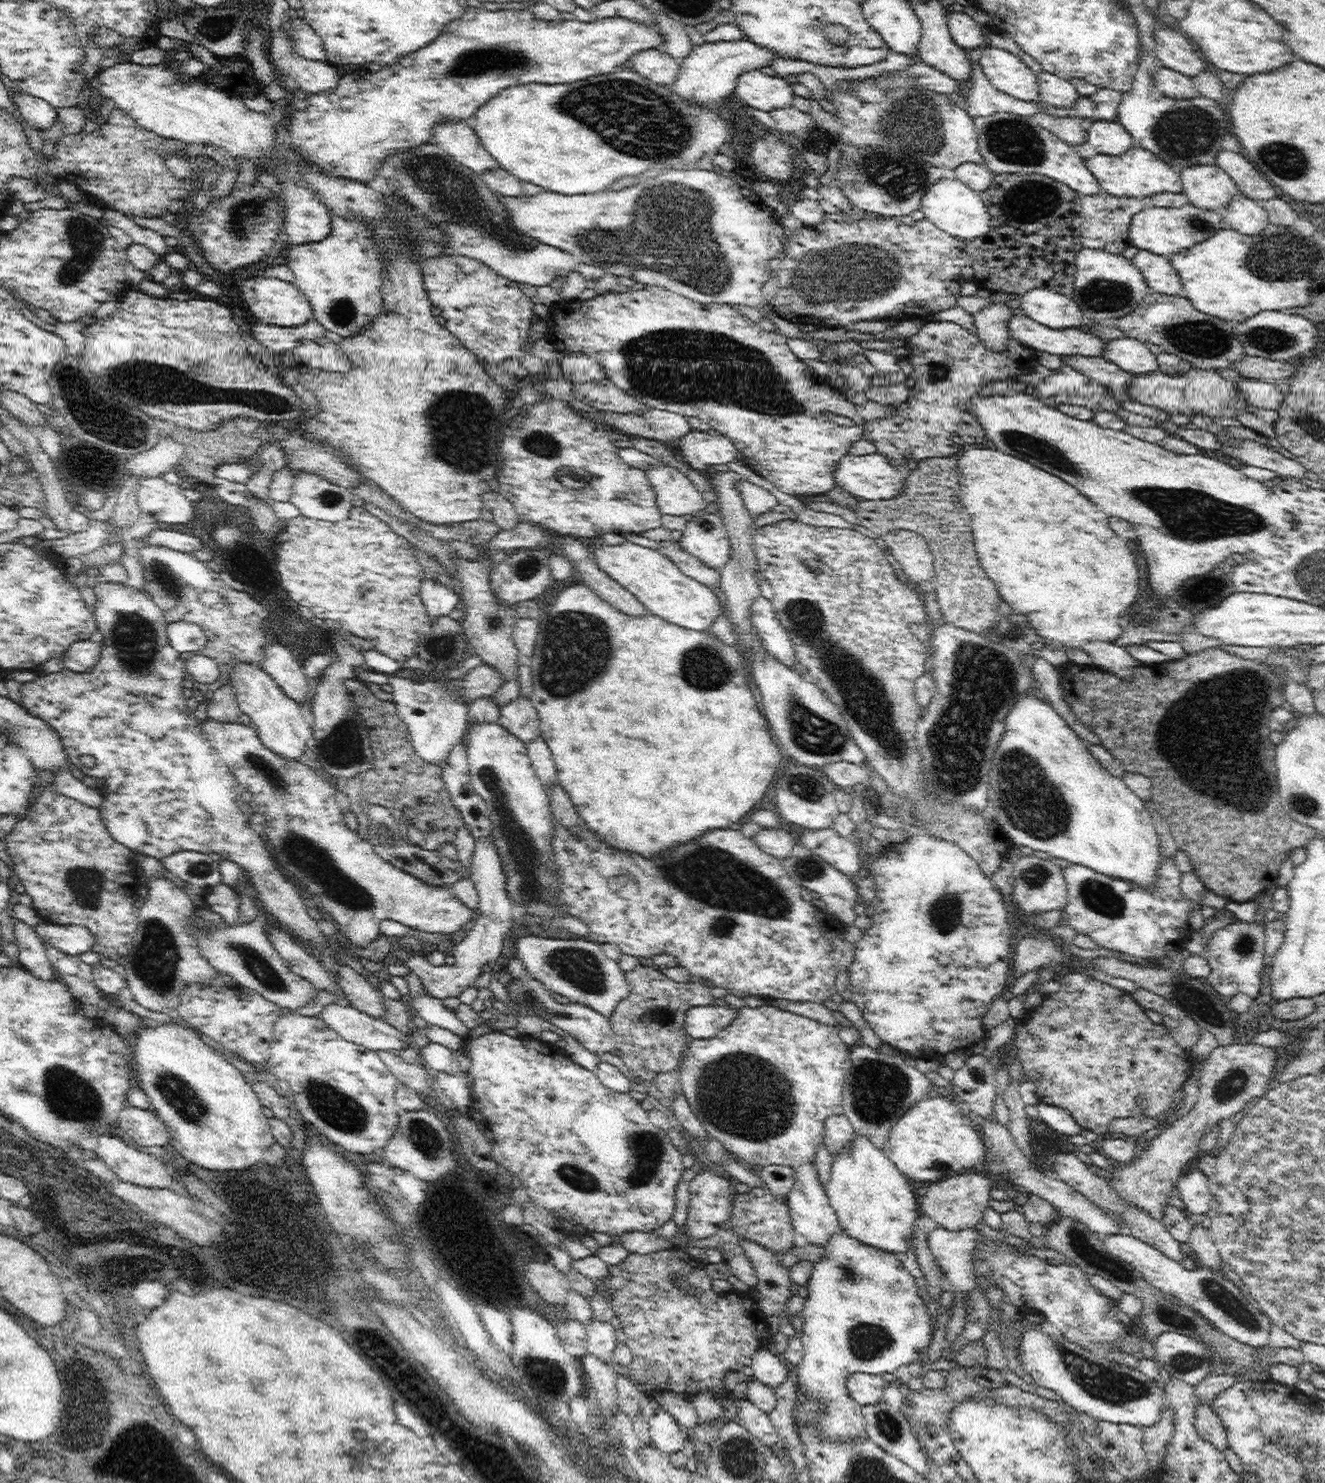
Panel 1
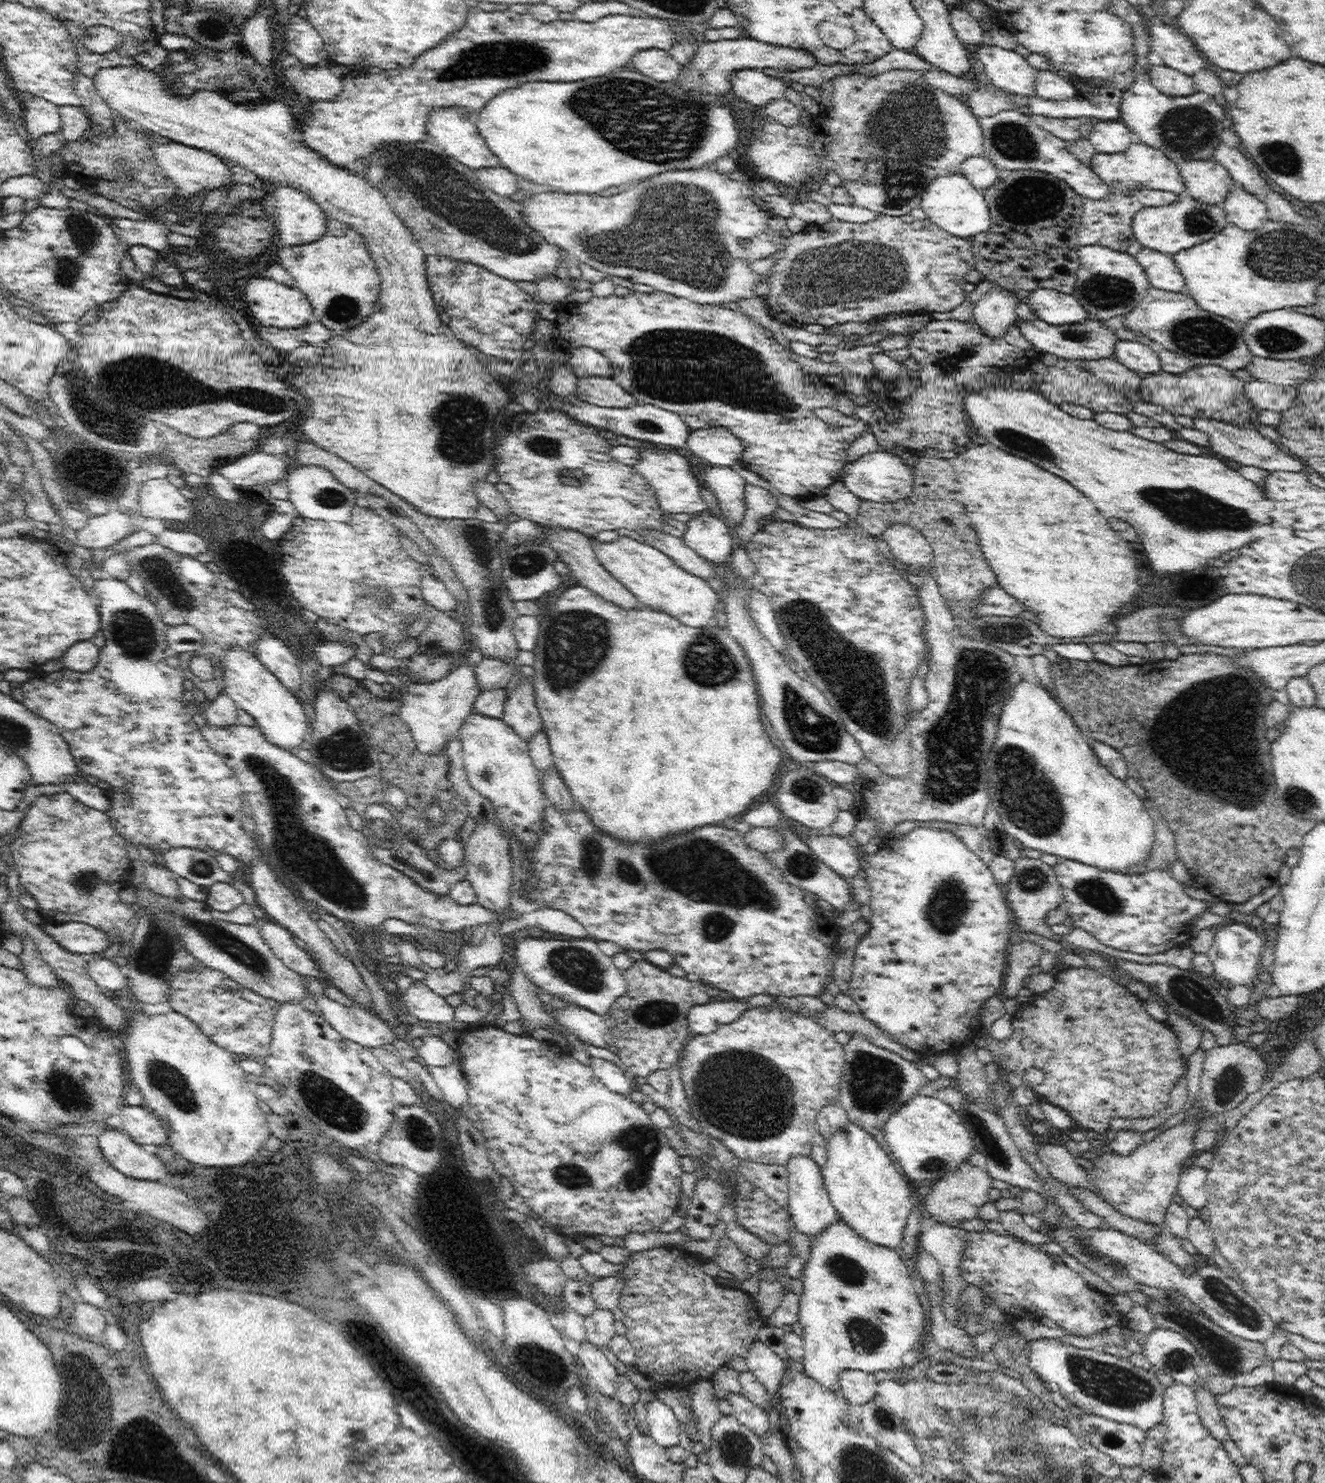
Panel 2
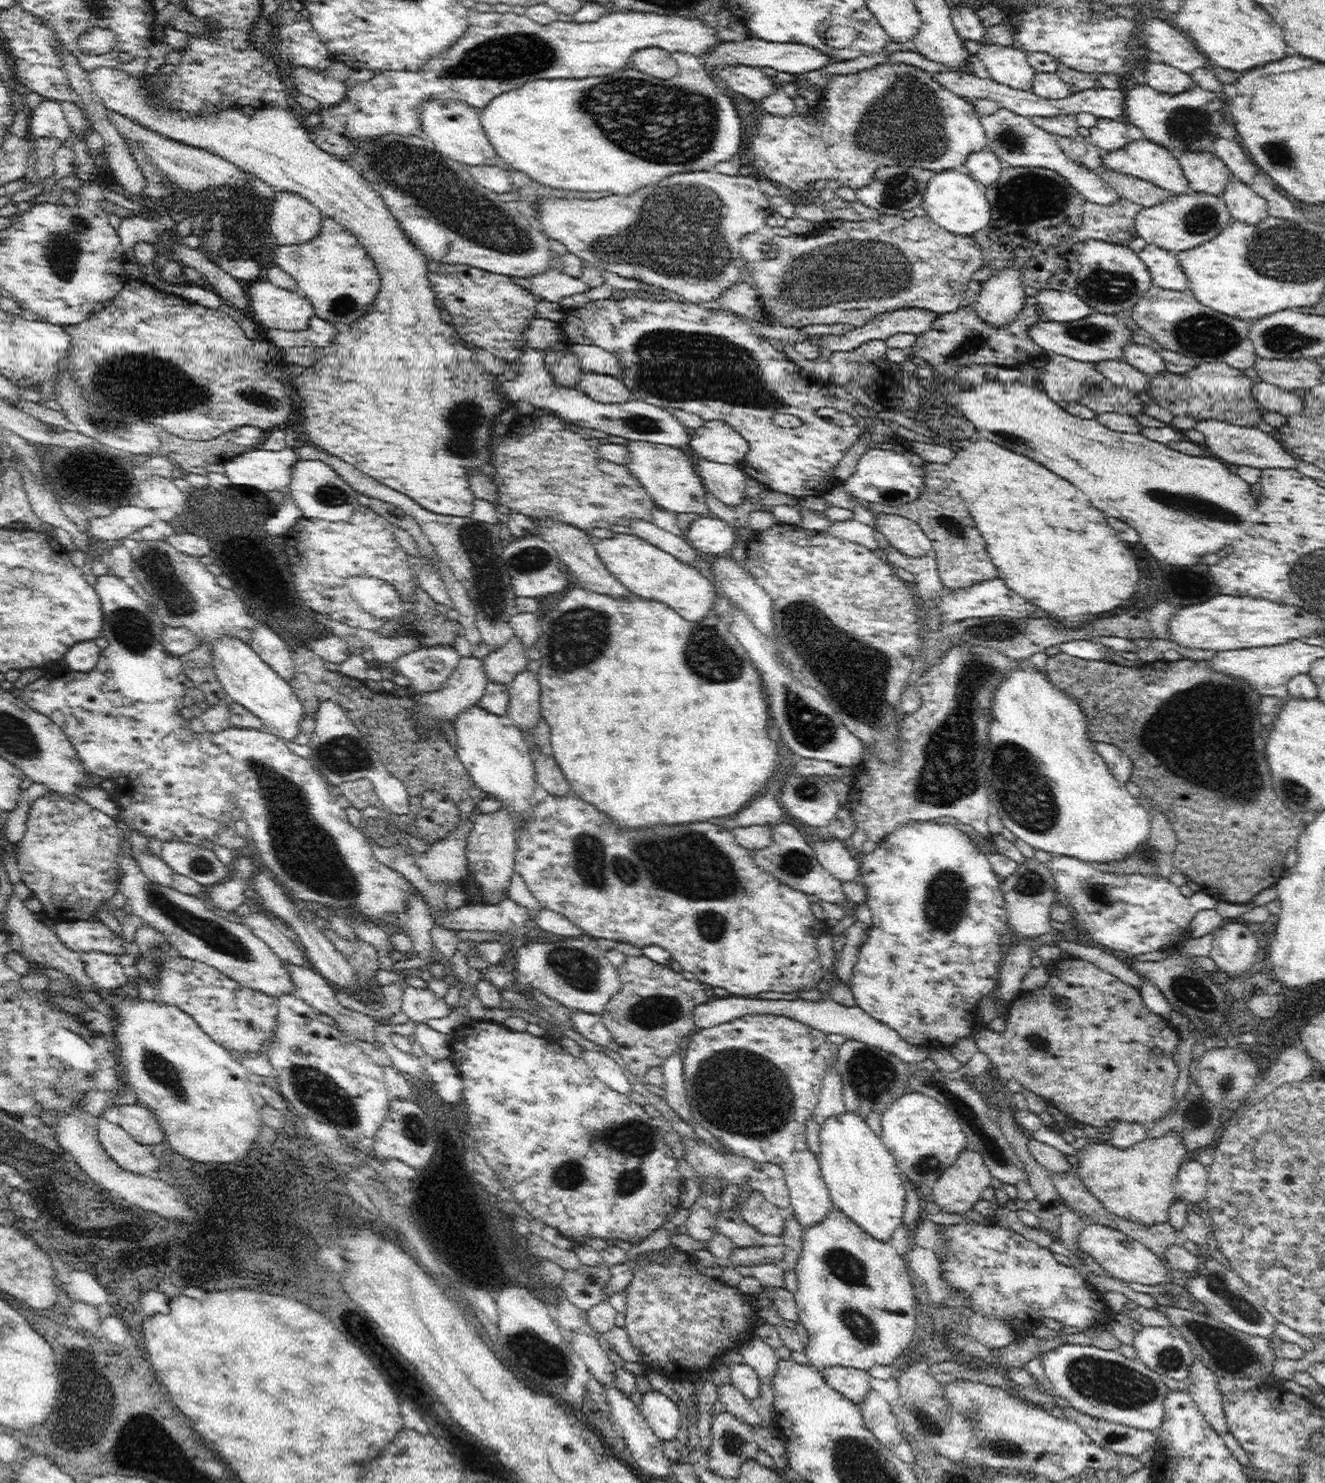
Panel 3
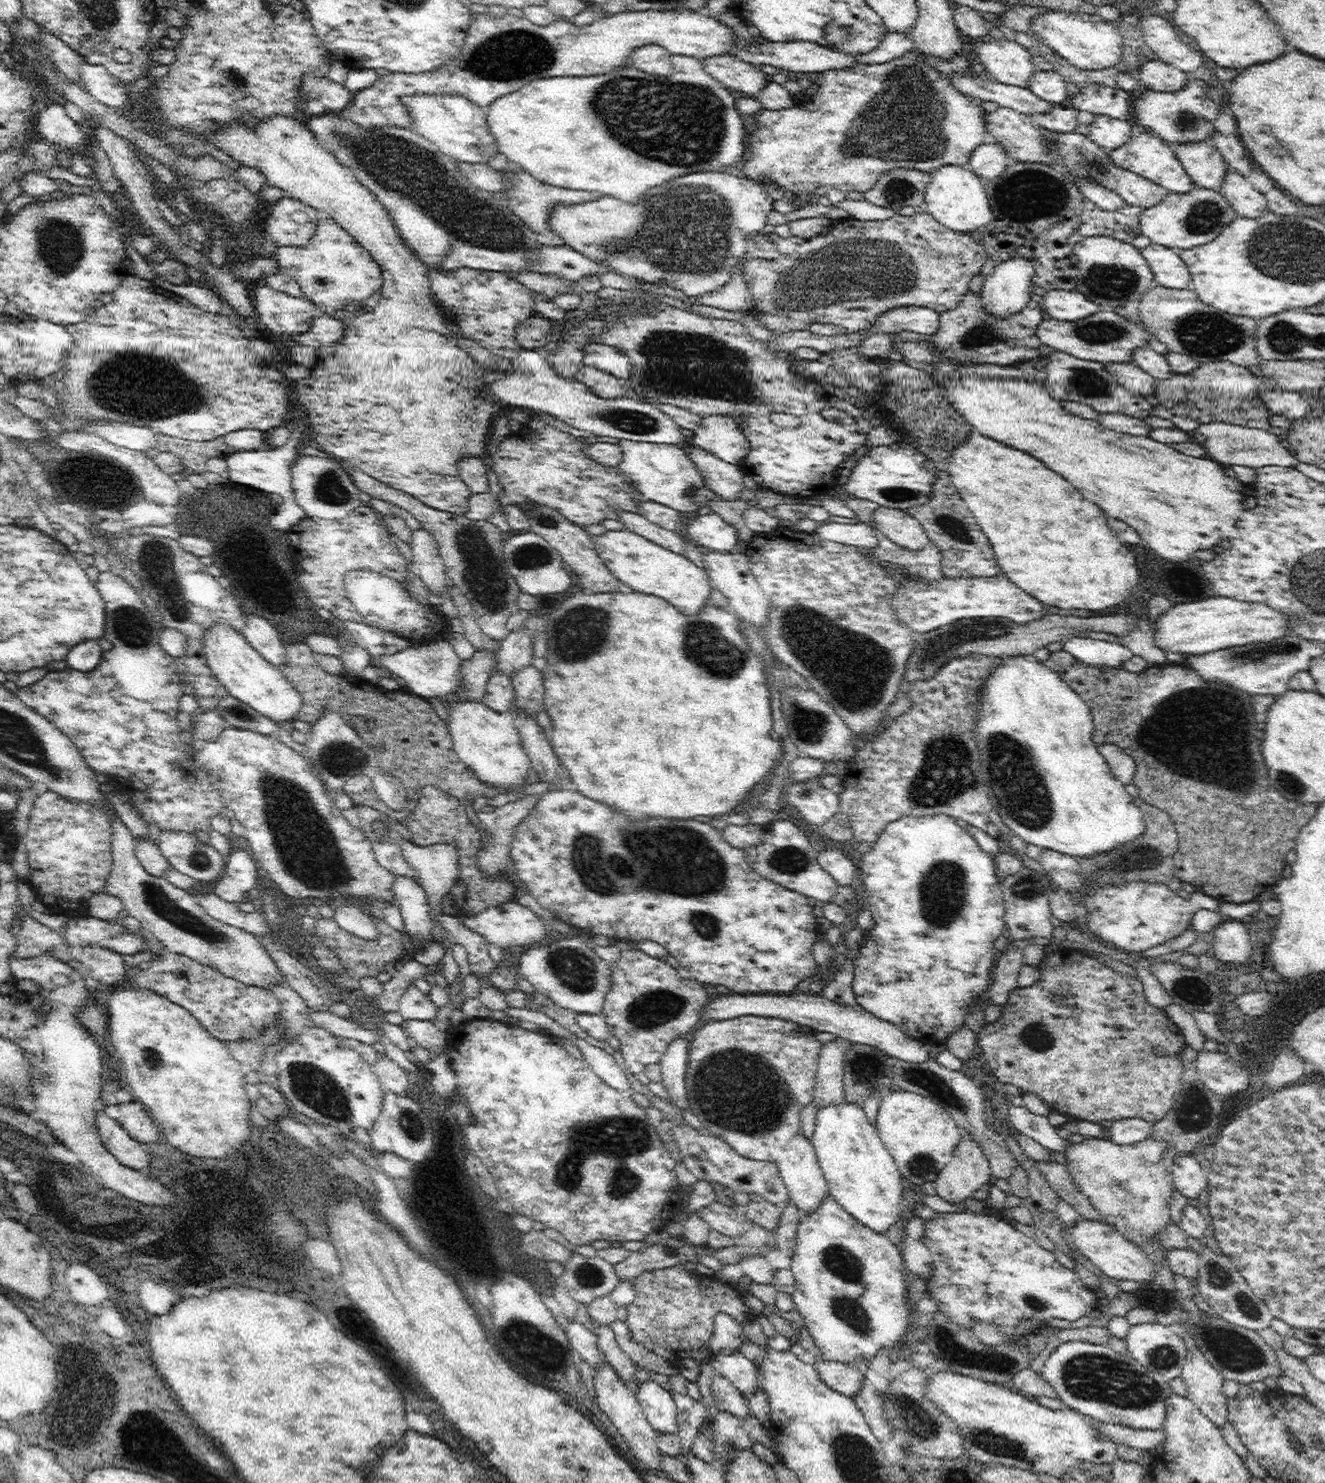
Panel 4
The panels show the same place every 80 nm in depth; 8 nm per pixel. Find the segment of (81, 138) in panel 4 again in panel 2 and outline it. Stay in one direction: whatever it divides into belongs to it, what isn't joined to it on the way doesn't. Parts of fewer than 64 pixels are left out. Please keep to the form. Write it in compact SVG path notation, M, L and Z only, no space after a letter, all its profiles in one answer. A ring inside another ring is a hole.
M30 98L20 101L23 112L23 130L37 139L44 132L54 132L60 126L59 108L43 98Z

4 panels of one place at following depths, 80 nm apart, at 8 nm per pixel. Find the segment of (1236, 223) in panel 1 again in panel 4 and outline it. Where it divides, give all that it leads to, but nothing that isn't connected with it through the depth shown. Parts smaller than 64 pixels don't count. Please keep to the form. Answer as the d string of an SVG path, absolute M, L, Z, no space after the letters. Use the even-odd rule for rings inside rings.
M1228 172L1220 194L1234 209L1235 217L1257 219L1269 211L1265 196L1237 172Z

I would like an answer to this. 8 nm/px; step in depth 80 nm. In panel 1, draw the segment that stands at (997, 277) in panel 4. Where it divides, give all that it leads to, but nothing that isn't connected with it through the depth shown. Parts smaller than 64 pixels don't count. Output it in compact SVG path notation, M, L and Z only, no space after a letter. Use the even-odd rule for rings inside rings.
M993 302L982 312L973 316L978 341L982 347L992 351L992 353L1003 353L1011 341L1006 324L1011 316L1012 306L1013 304Z

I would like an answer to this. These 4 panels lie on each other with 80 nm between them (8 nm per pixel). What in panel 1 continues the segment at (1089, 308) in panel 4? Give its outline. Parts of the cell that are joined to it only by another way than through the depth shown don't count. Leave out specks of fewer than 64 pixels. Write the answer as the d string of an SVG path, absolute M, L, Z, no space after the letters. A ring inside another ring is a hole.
M1046 288L1025 292L1014 306L1034 322L1052 330L1080 329L1084 320L1074 299Z

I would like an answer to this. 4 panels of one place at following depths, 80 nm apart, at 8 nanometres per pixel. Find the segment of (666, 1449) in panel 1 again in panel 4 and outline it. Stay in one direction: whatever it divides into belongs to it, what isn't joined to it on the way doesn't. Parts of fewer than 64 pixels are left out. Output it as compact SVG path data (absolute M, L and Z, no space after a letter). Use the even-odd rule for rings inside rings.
M648 1381L636 1393L637 1402L649 1425L658 1434L674 1434L678 1428L678 1408L666 1389Z

